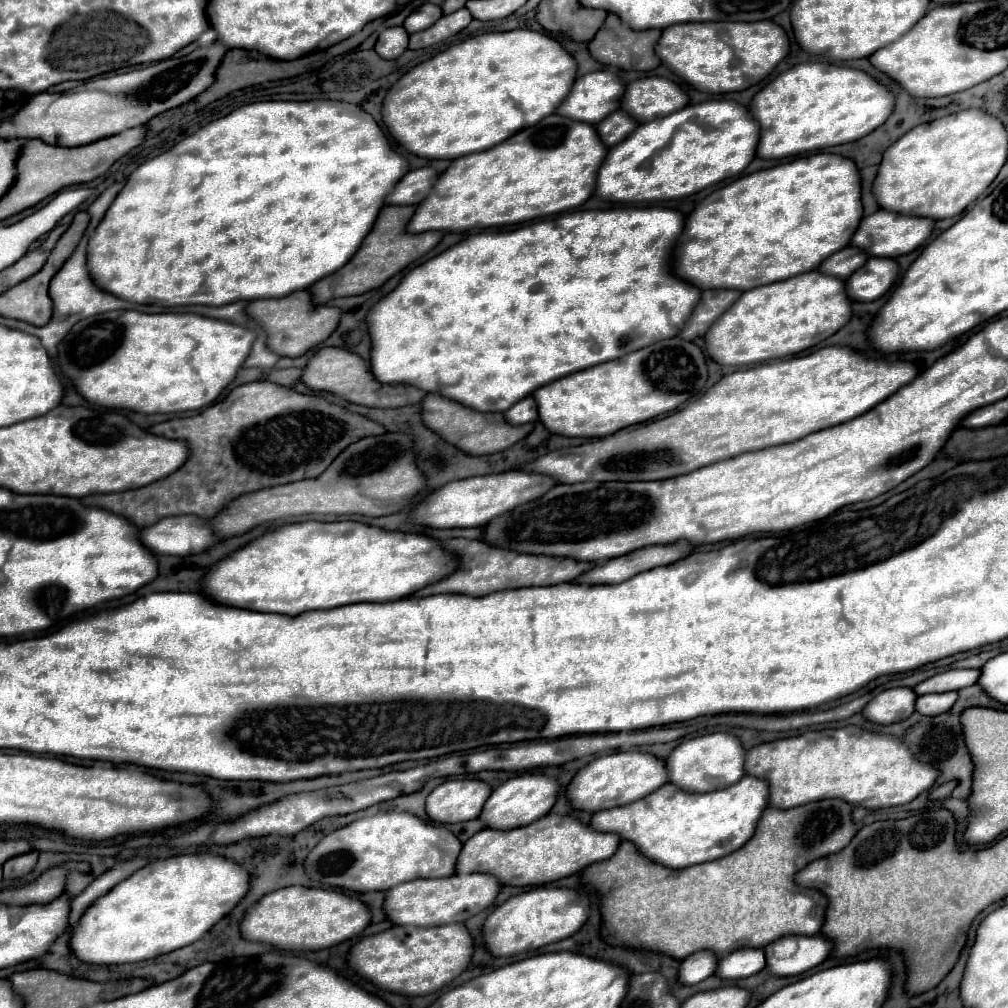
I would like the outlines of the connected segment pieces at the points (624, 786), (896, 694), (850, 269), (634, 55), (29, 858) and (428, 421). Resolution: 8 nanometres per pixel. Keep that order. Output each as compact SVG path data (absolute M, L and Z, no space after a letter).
M619 751L619 753L601 755L591 763L587 763L585 767L581 767L567 785L565 795L573 809L597 813L603 809L613 809L643 799L645 795L653 793L665 783L667 783L667 771L661 759L639 751Z
M895 687L881 691L875 695L861 711L861 715L877 725L891 725L897 721L907 719L915 711L915 699L917 695L913 689L907 687Z
M845 247L845 249L829 255L829 259L825 259L825 263L821 263L821 267L817 267L817 271L825 271L825 275L837 275L839 279L847 279L867 259L869 257L863 251L859 251L855 247Z
M607 15L605 23L599 29L599 39L595 35L593 41L589 41L589 53L597 63L613 63L613 67L619 67L623 71L649 71L659 65L659 59L653 51L661 31L659 29L647 29L647 31L629 31L617 15Z
M29 851L29 853L23 853L23 855L17 855L9 861L5 861L3 865L3 877L5 879L19 879L27 873L33 871L33 867L37 865L37 851Z
M433 393L425 395L425 399L421 401L421 419L427 429L435 431L447 443L459 447L467 455L491 455L497 451L505 451L507 447L521 441L533 429L531 423L509 425L501 413L479 413L479 411L467 409L455 401L449 401L449 399L445 399L441 395L433 395Z

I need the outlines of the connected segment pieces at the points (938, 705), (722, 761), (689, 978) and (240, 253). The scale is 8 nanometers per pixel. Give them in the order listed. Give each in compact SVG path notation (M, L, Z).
M949 691L949 693L929 693L929 695L921 695L917 699L917 713L921 715L939 715L939 713L945 713L953 707L957 699L957 693L955 691Z
M711 733L683 741L665 759L665 763L669 763L669 783L691 793L709 793L725 789L745 775L743 757L745 749L741 741L729 733Z
M697 951L681 961L679 965L679 983L683 985L695 985L709 975L713 975L717 969L717 957L711 951Z
M259 101L243 105L227 117L201 127L195 135L183 139L159 157L145 161L127 177L125 187L119 191L89 239L89 275L93 275L93 283L97 283L101 291L109 291L119 299L141 305L221 307L235 301L285 297L293 291L309 289L317 279L335 273L355 255L361 241L371 231L379 209L385 205L385 197L405 173L407 161L391 149L375 119L359 105L341 101Z

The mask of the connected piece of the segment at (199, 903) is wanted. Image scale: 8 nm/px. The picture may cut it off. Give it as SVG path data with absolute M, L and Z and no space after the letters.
M211 853L179 855L163 861L153 861L137 871L137 875L125 879L125 883L117 883L117 887L113 887L109 895L101 895L101 899L97 899L97 903L93 903L93 907L89 907L89 911L81 915L81 923L71 929L69 947L79 961L95 965L121 965L155 959L157 955L171 953L201 939L245 897L247 889L247 871L231 859L223 859Z

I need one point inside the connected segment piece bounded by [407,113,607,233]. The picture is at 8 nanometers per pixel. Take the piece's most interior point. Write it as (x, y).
(549, 168)

